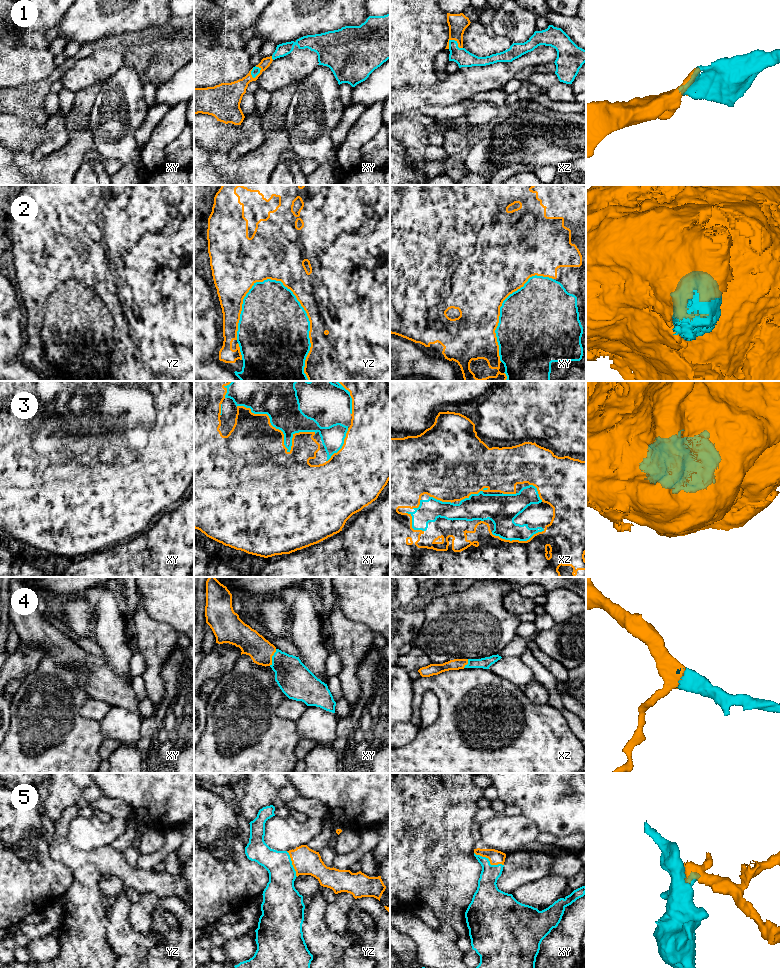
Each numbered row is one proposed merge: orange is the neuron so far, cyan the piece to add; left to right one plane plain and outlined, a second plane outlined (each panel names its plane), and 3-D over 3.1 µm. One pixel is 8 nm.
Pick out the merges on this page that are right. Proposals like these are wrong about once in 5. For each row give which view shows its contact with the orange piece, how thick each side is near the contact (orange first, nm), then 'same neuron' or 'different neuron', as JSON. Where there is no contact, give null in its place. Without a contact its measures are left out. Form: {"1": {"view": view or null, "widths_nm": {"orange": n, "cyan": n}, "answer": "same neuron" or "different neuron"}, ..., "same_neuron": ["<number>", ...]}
{"1": {"view": "xz", "widths_nm": {"orange": 150, "cyan": 140}, "answer": "same neuron"}, "2": {"view": "yz", "widths_nm": {"orange": 500, "cyan": 480}, "answer": "same neuron"}, "3": {"view": "xy", "widths_nm": {"orange": 460, "cyan": 280}, "answer": "same neuron"}, "4": {"view": "xy", "widths_nm": {"orange": 200, "cyan": 280}, "answer": "same neuron"}, "5": {"view": "xy", "widths_nm": {"orange": 120, "cyan": 180}, "answer": "same neuron"}, "same_neuron": ["1", "2", "3", "4", "5"]}

